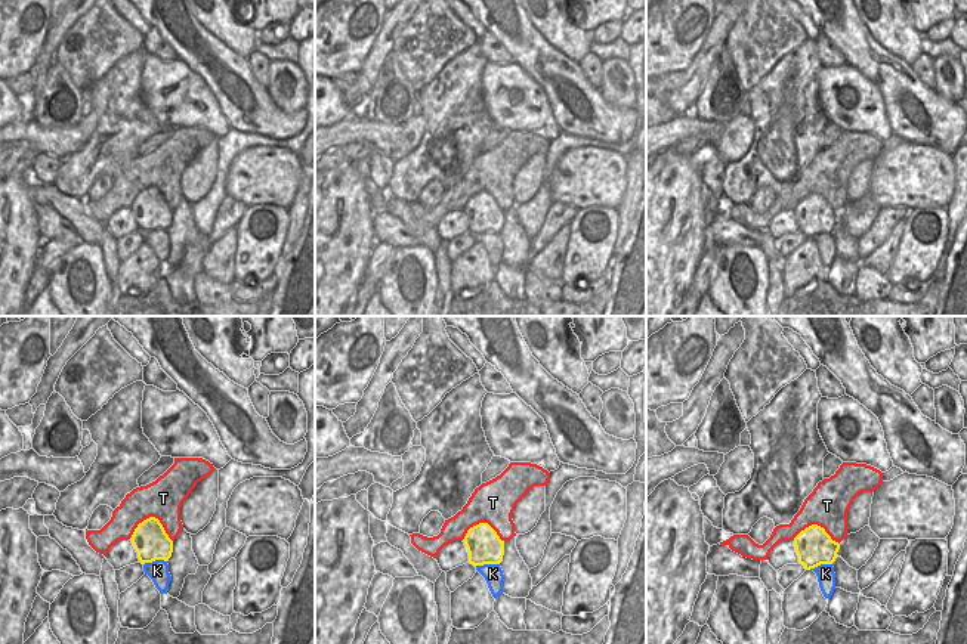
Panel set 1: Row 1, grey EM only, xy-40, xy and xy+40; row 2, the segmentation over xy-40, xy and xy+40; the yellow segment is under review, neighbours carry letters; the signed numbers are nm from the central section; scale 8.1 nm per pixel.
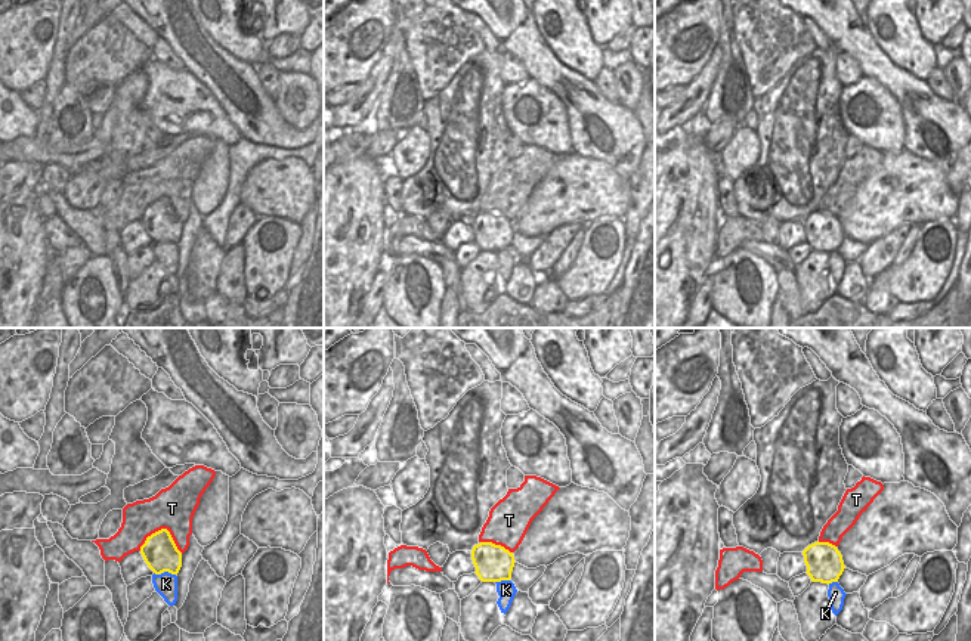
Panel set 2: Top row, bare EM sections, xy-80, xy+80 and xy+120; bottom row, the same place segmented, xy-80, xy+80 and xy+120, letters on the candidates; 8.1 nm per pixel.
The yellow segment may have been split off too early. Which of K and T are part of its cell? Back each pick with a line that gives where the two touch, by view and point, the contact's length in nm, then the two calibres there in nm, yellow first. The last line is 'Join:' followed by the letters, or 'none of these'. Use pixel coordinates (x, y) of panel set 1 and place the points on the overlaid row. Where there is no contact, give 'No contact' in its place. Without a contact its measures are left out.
Join: none of these

